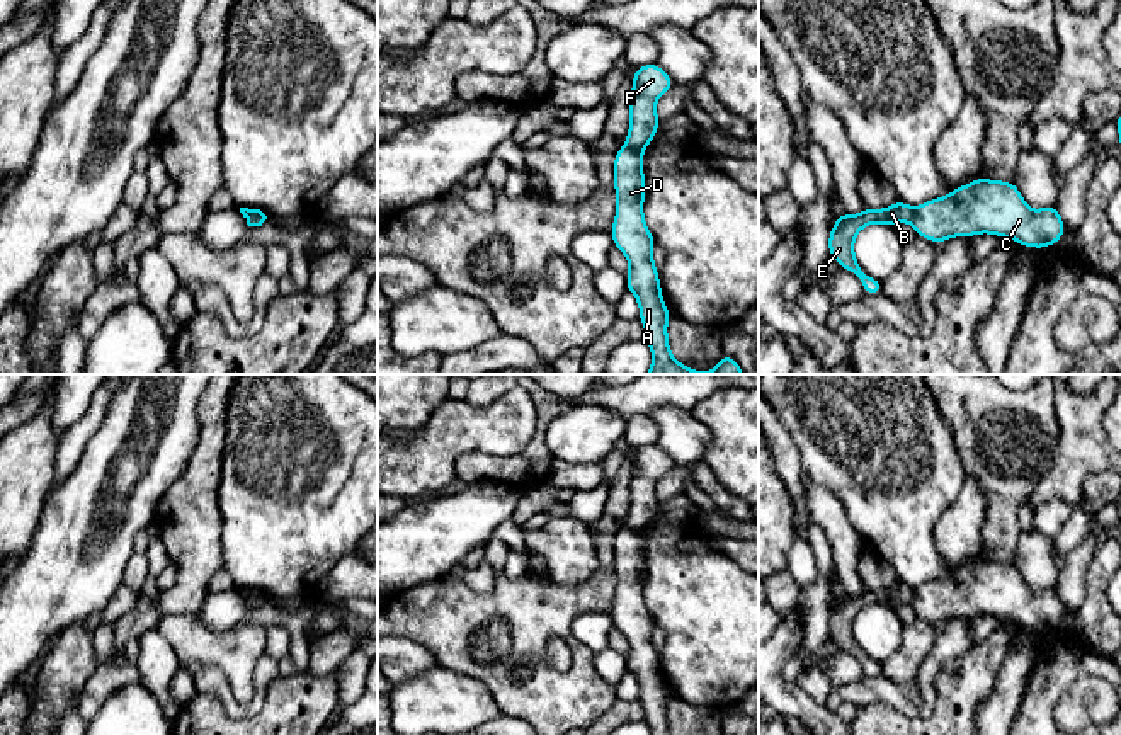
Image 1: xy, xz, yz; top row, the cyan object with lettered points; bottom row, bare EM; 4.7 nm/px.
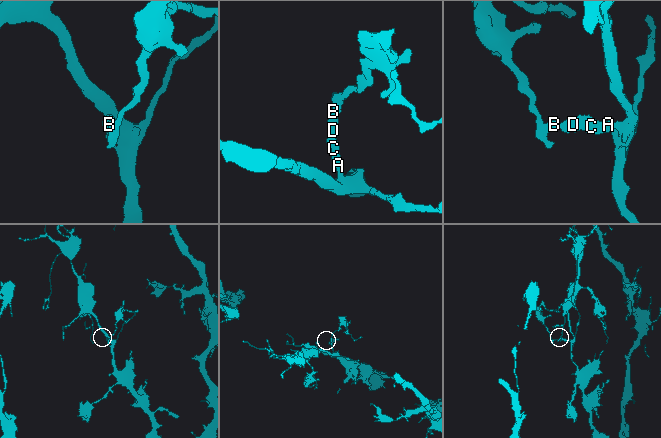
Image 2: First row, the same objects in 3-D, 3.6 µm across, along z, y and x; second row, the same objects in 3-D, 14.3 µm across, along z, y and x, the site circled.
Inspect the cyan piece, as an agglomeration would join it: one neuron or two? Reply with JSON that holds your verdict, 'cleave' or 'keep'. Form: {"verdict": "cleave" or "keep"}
{"verdict": "cleave"}

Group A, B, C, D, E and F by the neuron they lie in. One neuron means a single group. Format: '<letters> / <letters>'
A C D / B E F

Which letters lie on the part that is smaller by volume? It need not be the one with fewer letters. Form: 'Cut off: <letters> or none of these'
Cut off: B, E, F

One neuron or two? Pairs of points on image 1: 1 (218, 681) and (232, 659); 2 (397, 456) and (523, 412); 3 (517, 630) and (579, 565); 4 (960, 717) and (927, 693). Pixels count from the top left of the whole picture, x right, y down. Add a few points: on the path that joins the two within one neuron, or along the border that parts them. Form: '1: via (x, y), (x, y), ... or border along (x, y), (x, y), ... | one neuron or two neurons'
1: border along (186, 666), (215, 666), (225, 676), (238, 701) | two neurons
2: via (427, 455), (453, 429), (492, 429) | one neuron
3: border along (597, 569), (582, 584), (560, 586), (550, 581) | two neurons
4: border along (946, 660), (936, 676), (936, 701), (933, 705) | two neurons

